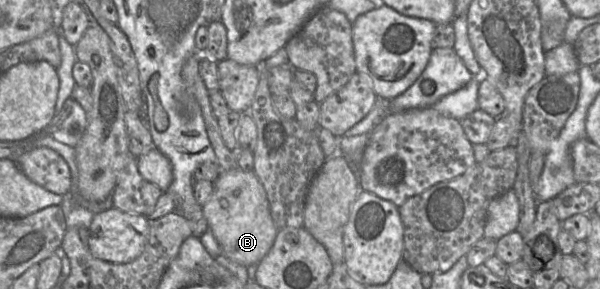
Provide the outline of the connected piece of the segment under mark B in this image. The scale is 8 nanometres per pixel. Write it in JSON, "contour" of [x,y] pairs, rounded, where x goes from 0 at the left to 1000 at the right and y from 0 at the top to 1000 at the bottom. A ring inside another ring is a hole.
{"contour":[[[398,578],[370,588],[357,626],[357,661],[337,713],[338,751],[345,761],[368,875],[392,910],[415,924],[430,913],[453,858],[463,792],[452,747],[443,661],[423,592],[407,592]]]}

